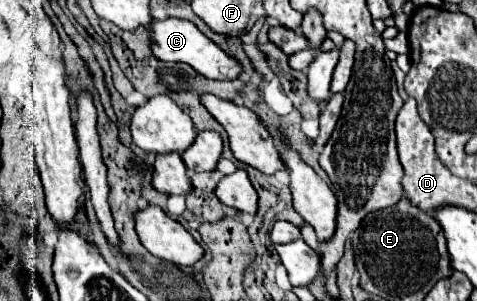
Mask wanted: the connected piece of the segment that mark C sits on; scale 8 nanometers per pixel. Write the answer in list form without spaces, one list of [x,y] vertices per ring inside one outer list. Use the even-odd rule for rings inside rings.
[[[163,19],[163,21],[151,21],[149,25],[149,41],[153,55],[159,61],[165,63],[187,63],[197,73],[201,73],[207,79],[237,79],[241,75],[241,65],[229,57],[225,51],[221,51],[213,41],[209,41],[193,23],[183,19]]]

